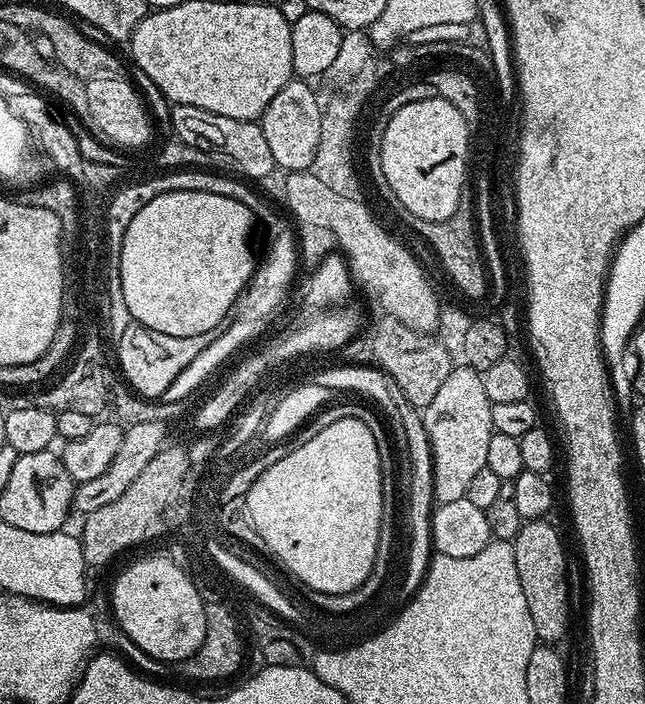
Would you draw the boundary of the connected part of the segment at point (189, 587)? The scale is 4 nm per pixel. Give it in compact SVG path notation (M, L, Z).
M144 560L144 565L129 563L121 570L112 584L112 598L110 597L110 611L122 632L125 632L137 646L161 662L188 660L200 649L206 638L206 610L205 597L200 597L201 589L191 580L185 579L176 572L176 568L160 564L157 560Z

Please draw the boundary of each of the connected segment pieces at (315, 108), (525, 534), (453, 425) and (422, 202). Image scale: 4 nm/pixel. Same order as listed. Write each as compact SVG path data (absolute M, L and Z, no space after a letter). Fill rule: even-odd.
M304 78L289 80L274 98L270 98L270 106L261 114L258 123L262 126L262 134L270 146L270 154L274 154L277 169L285 173L309 171L314 162L315 151L318 150L322 127L322 100L316 97L309 81Z
M547 519L530 520L520 525L520 533L511 541L514 563L518 565L518 578L522 578L522 594L526 594L526 606L530 606L530 618L534 618L537 641L556 642L568 632L568 556L556 528Z
M456 366L446 378L446 382L442 382L438 394L434 394L430 406L422 409L424 429L432 447L432 495L436 504L465 499L474 474L486 468L486 453L493 434L490 422L492 406L490 398L486 398L486 386L482 386L481 373L467 366Z
M430 97L422 101L410 102L397 112L387 117L388 125L380 136L380 155L378 161L381 170L390 182L390 187L397 194L397 205L404 212L412 212L426 222L442 222L448 220L460 207L460 195L464 192L466 175L462 172L466 161L467 144L469 142L466 119L442 97Z

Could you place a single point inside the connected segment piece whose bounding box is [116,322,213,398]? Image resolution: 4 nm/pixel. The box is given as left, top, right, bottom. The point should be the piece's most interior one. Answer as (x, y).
(150, 360)

